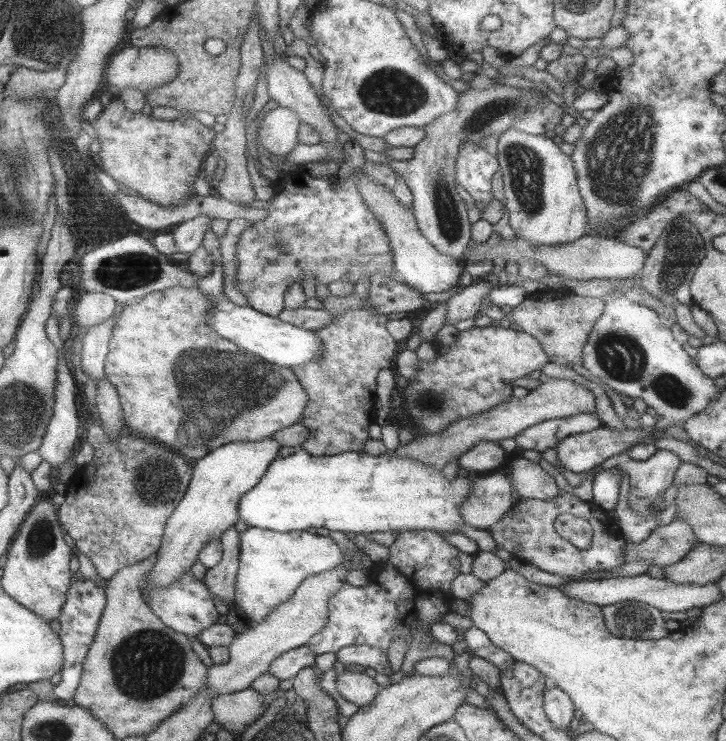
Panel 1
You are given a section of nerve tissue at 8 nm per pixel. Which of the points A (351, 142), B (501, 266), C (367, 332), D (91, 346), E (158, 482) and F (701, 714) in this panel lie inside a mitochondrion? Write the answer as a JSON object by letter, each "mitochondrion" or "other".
{"A":"other","B":"other","C":"other","D":"other","E":"mitochondrion","F":"other"}

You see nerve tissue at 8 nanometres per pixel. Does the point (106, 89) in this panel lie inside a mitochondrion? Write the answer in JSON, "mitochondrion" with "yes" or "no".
{"mitochondrion":"no"}

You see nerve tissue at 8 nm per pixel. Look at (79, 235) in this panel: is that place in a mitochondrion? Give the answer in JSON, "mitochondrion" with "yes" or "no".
{"mitochondrion":"no"}

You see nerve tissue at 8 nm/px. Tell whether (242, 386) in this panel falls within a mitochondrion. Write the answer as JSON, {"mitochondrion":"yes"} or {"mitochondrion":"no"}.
{"mitochondrion":"yes"}

